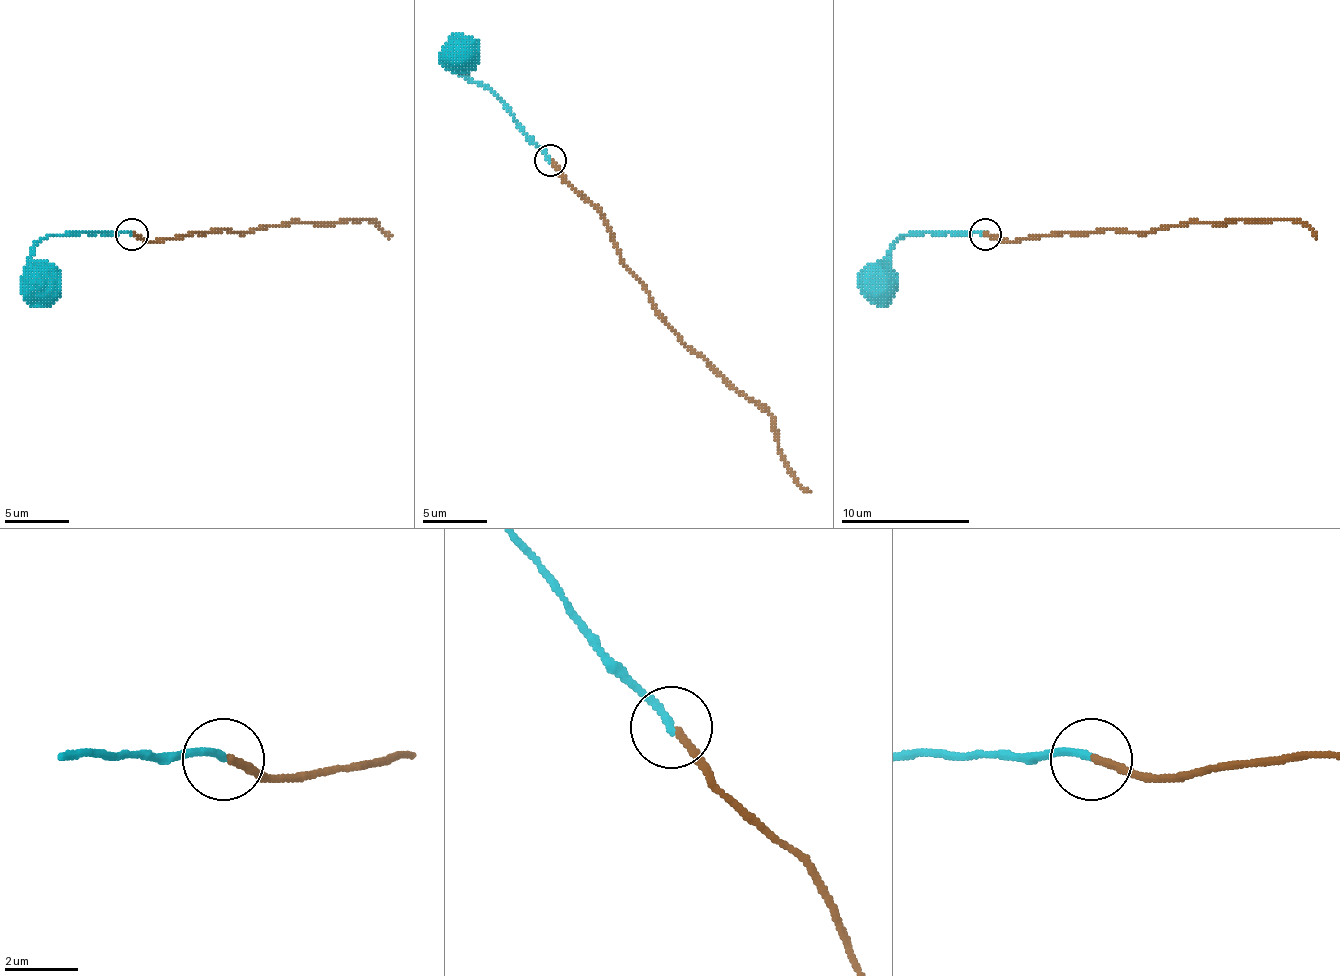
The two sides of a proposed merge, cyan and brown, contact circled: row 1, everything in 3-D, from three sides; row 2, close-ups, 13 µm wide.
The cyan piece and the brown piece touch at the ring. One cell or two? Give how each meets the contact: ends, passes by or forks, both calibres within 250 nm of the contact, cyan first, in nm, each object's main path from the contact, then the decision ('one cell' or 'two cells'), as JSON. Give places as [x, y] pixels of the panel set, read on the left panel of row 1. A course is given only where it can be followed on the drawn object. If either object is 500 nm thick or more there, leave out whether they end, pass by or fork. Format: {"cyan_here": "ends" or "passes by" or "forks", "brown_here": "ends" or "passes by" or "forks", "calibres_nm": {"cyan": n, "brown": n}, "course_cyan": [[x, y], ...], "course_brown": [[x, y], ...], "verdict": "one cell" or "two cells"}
{"cyan_here": "ends", "brown_here": "ends", "calibres_nm": {"cyan": 200, "brown": 190}, "course_cyan": [[131, 235], [73, 232], [47, 235], [31, 258], [31, 274], [37, 287]], "course_brown": [[134, 235], [150, 242], [224, 229], [237, 232], [353, 219], [369, 219], [392, 235]], "verdict": "one cell"}

